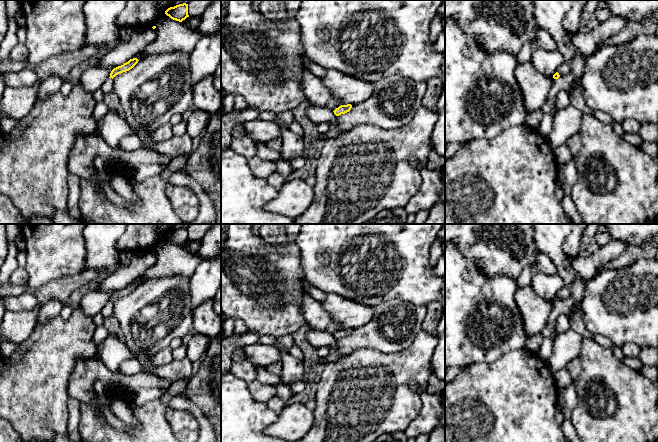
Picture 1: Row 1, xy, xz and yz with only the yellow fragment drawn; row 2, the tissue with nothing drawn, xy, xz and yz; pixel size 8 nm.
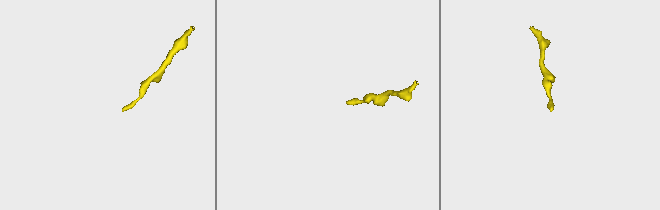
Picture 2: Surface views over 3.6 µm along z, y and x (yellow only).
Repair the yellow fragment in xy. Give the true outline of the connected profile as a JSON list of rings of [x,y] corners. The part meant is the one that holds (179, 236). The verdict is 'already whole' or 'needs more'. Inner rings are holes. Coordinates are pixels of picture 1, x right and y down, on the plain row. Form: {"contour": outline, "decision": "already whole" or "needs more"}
{"contour": [[[183,227],[183,228],[176,229],[174,231],[170,231],[165,235],[165,238],[173,244],[182,246],[187,241],[189,241],[188,228]]], "decision": "already whole"}

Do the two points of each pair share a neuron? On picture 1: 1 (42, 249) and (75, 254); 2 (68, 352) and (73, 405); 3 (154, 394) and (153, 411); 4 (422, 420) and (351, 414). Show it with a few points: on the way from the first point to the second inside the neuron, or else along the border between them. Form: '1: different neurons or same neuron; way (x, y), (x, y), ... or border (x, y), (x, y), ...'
1: same neuron; way (50, 249), (57, 249), (67, 254)
2: different neurons; border (69, 397), (67, 420)
3: different neurons; border (159, 398), (132, 408)
4: different neurons; border (420, 396), (420, 411), (403, 430)

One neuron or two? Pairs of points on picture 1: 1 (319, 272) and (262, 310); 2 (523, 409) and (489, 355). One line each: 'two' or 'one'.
1: two
2: two

